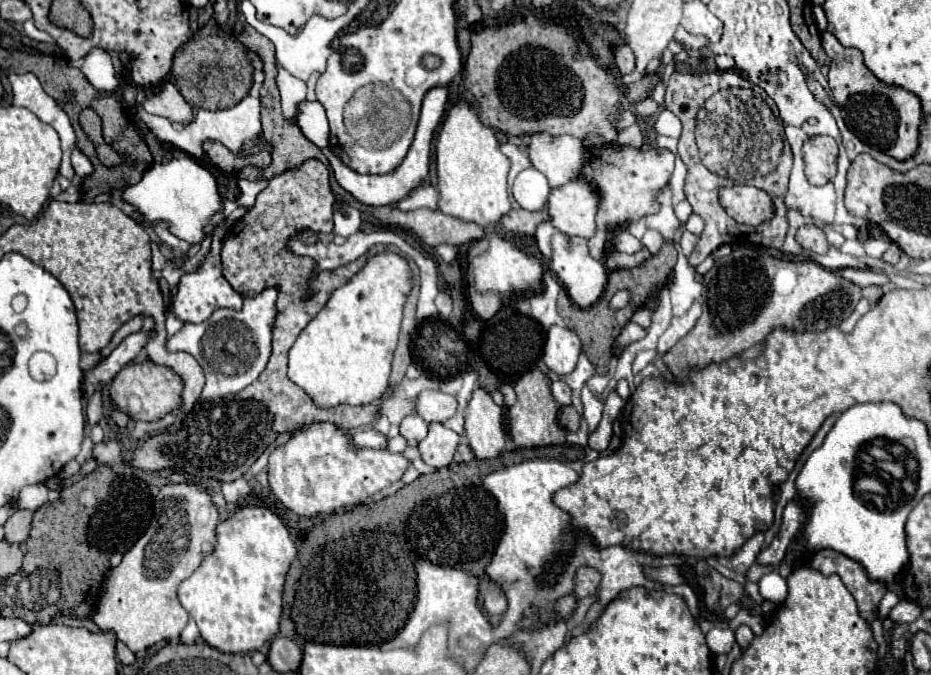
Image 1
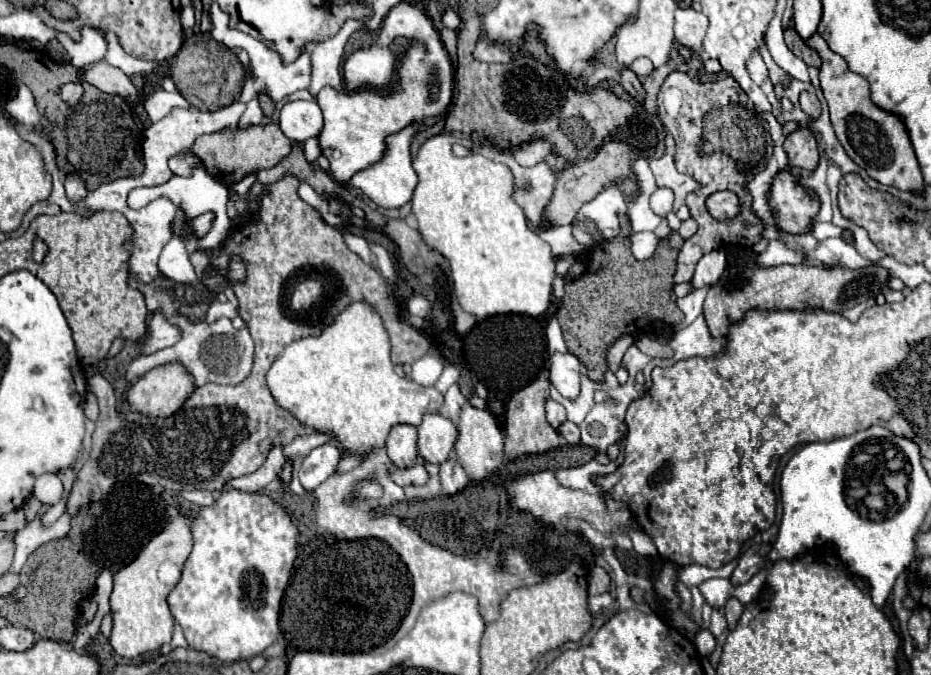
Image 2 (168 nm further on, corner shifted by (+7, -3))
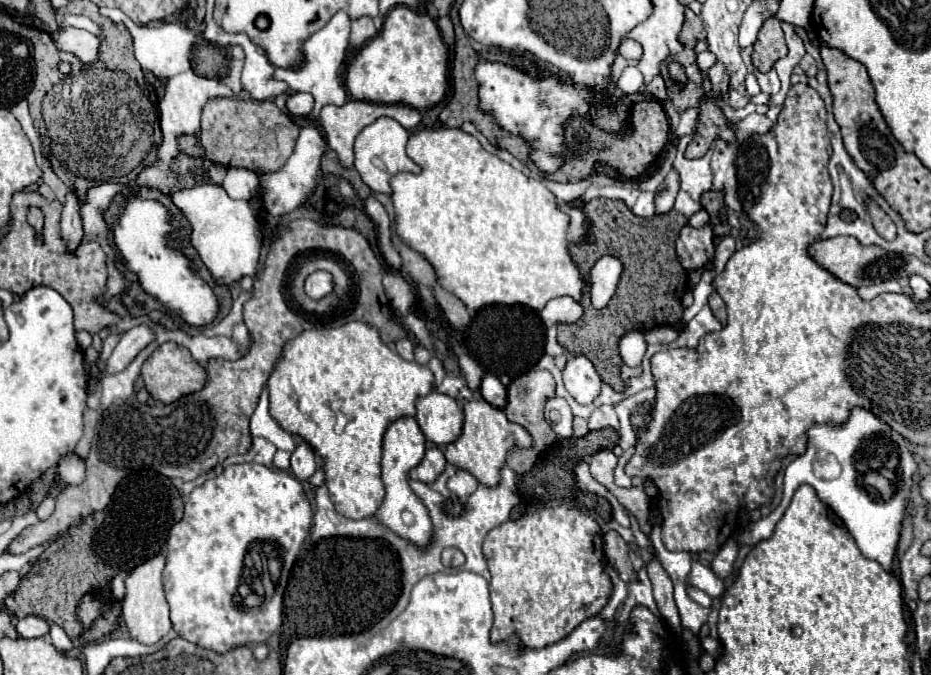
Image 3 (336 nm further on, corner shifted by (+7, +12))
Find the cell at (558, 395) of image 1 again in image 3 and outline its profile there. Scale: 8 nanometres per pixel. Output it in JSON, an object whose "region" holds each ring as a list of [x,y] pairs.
{"region":[[[561,397],[549,399],[547,407],[545,407],[545,419],[549,421],[549,425],[557,433],[557,437],[563,437],[563,439],[573,437],[573,427],[571,427],[573,413],[565,399],[561,399]]]}

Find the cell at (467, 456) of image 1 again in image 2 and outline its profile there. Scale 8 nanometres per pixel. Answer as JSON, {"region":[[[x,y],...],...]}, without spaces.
{"region":[[[449,458],[441,464],[439,478],[441,478],[443,494],[455,494],[469,484],[469,476],[465,474],[463,466],[455,458]]]}

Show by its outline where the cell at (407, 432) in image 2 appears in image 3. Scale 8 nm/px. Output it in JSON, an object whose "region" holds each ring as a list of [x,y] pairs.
{"region":[[[401,417],[393,421],[383,439],[383,485],[385,485],[385,499],[377,513],[373,515],[381,525],[391,529],[401,539],[413,543],[419,549],[427,549],[433,541],[433,523],[429,517],[429,509],[425,503],[411,491],[409,487],[409,471],[421,463],[425,455],[425,437],[413,417]]]}

